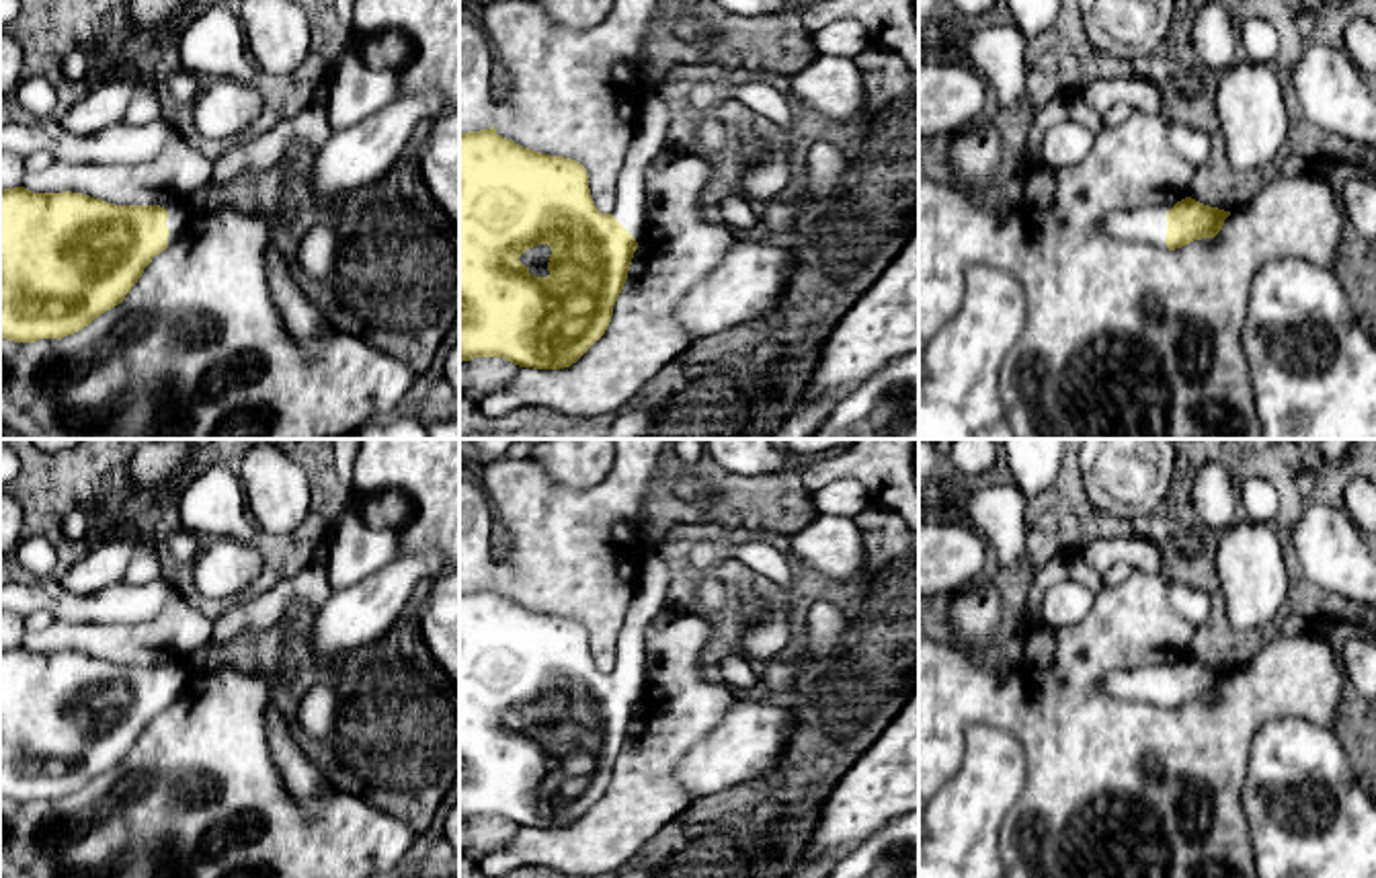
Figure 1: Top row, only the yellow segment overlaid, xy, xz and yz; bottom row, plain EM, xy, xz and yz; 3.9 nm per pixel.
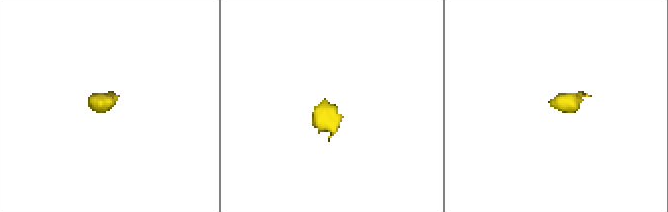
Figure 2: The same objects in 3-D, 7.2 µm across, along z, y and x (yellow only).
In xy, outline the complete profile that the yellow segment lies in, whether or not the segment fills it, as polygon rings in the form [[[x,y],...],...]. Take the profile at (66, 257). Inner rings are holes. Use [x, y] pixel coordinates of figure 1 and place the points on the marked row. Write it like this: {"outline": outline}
{"outline": [[[0,191],[0,336],[64,338],[125,300],[156,254],[191,222],[187,203],[115,205],[90,195]]]}

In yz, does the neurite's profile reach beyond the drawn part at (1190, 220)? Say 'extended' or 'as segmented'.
extended

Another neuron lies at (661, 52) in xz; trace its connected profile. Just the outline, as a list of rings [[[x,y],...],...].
[[[662,14],[640,49],[640,84],[646,92],[654,92],[673,68],[691,57],[693,47],[675,35],[671,16]]]

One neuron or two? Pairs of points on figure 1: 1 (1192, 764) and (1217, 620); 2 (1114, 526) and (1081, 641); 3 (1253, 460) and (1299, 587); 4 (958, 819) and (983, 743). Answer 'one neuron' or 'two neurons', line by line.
1: two neurons
2: two neurons
3: one neuron
4: one neuron

